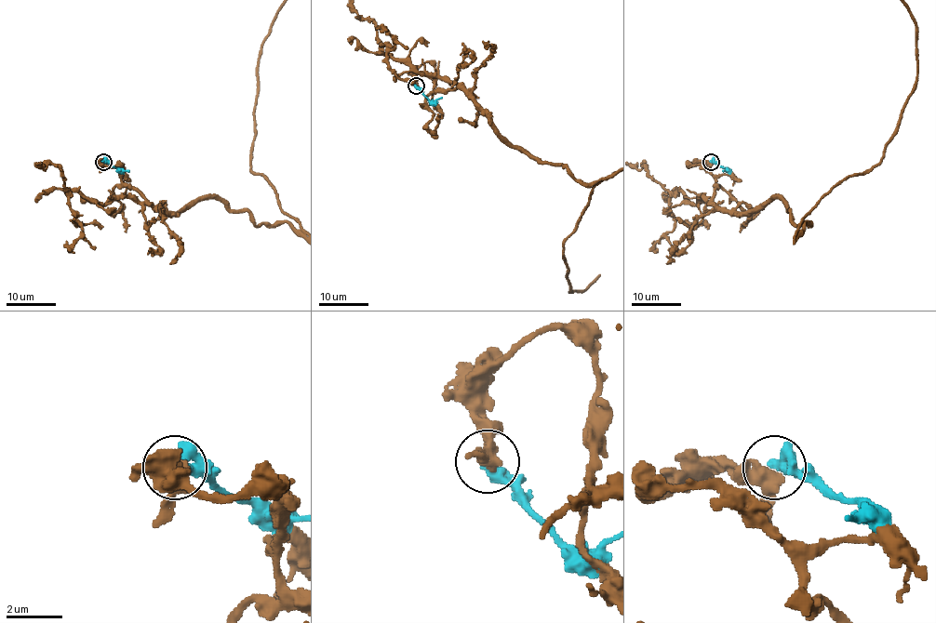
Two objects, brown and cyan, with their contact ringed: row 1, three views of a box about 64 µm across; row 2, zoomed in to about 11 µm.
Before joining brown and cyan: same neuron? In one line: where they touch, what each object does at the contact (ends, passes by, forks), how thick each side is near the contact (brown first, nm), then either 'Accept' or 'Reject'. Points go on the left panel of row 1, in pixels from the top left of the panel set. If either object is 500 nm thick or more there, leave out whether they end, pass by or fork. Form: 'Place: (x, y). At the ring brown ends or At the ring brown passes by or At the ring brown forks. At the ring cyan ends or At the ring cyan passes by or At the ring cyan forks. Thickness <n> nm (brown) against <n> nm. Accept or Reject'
Place: (103, 162). Thickness 400 nm (brown) against 500 nm. Reject

